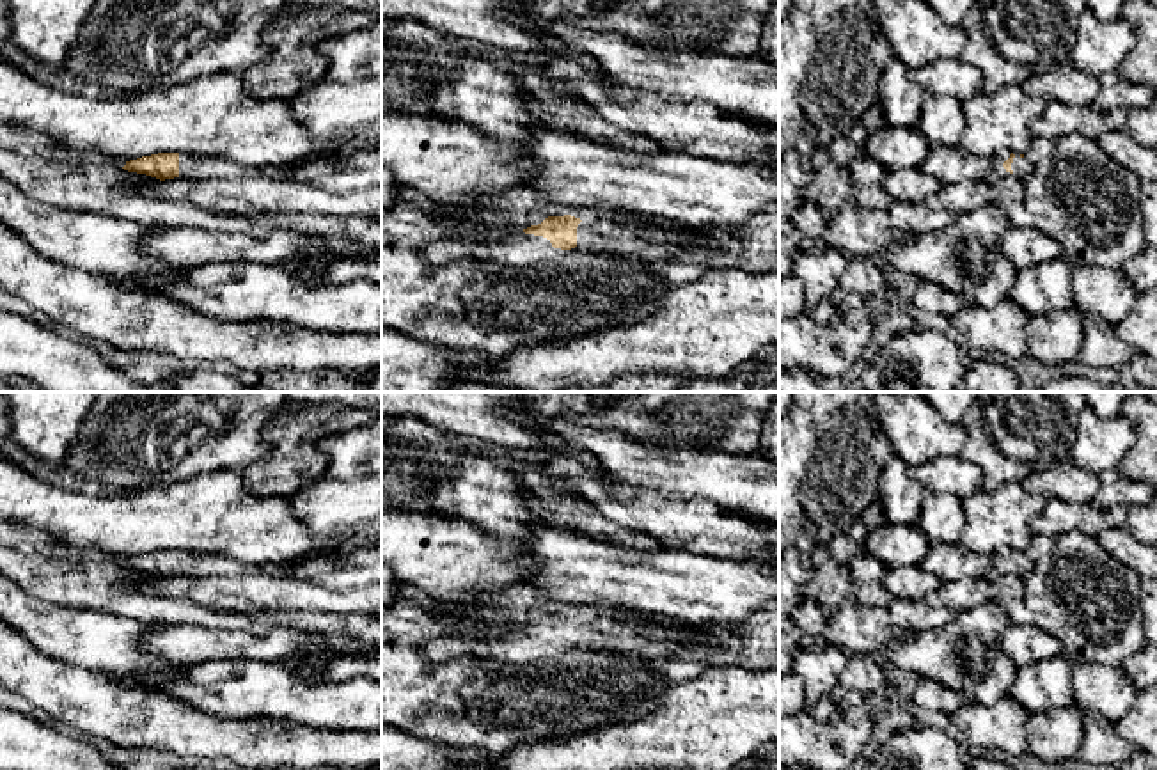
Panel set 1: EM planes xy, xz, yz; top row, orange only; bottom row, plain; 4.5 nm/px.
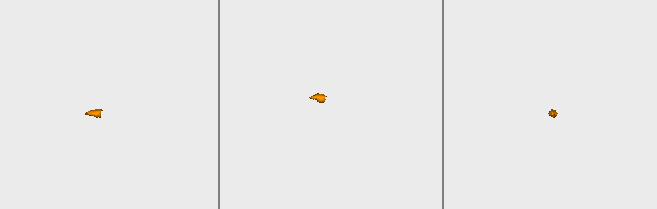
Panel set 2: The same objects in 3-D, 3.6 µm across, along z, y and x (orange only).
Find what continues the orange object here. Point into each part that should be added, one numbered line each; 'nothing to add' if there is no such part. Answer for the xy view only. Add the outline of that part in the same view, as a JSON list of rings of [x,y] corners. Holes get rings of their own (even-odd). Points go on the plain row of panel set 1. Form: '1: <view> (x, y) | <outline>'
1: xy (190, 565) | [[[179,552],[179,575],[185,577],[232,577],[243,575],[248,568],[241,562],[234,562],[224,555],[201,555],[190,552]]]

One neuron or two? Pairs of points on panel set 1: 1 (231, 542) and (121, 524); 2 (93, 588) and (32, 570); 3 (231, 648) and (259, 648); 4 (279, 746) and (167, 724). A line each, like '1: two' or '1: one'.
1: one
2: one
3: one
4: one

